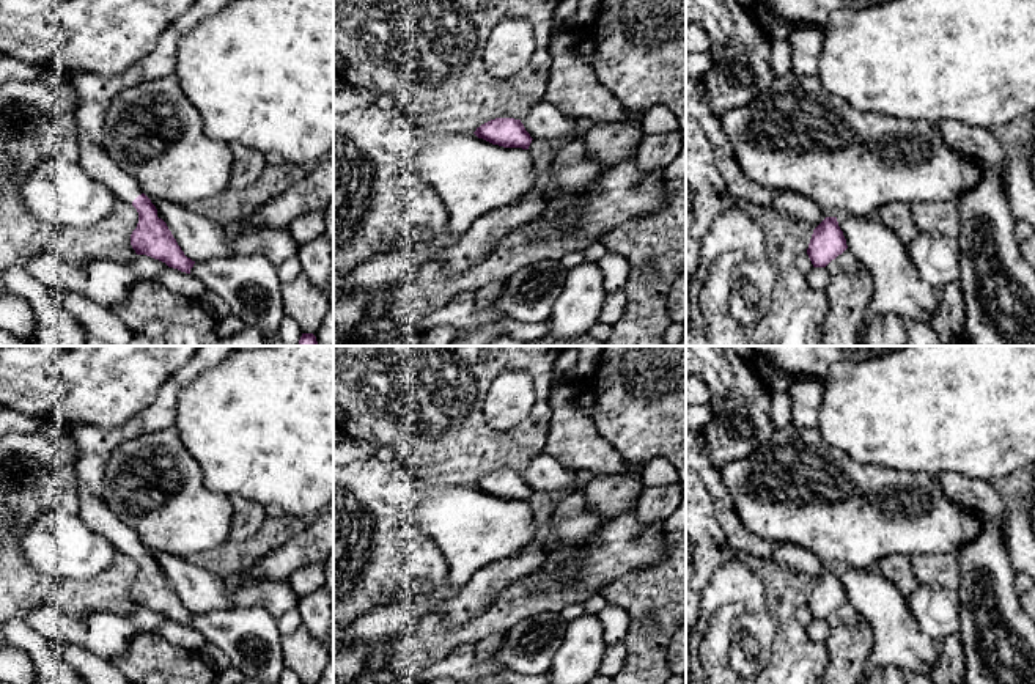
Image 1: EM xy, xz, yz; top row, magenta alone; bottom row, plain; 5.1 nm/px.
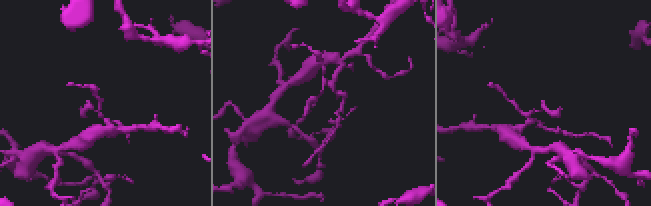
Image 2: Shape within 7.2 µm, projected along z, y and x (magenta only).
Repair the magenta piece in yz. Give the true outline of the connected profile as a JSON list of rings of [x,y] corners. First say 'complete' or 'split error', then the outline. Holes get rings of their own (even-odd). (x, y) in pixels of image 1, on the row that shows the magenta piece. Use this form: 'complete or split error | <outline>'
complete | [[[826,217],[815,230],[807,248],[813,267],[826,267],[848,248],[837,217]]]

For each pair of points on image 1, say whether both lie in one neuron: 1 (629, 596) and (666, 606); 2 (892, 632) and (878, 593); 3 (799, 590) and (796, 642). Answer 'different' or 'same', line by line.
1: same
2: same
3: same

